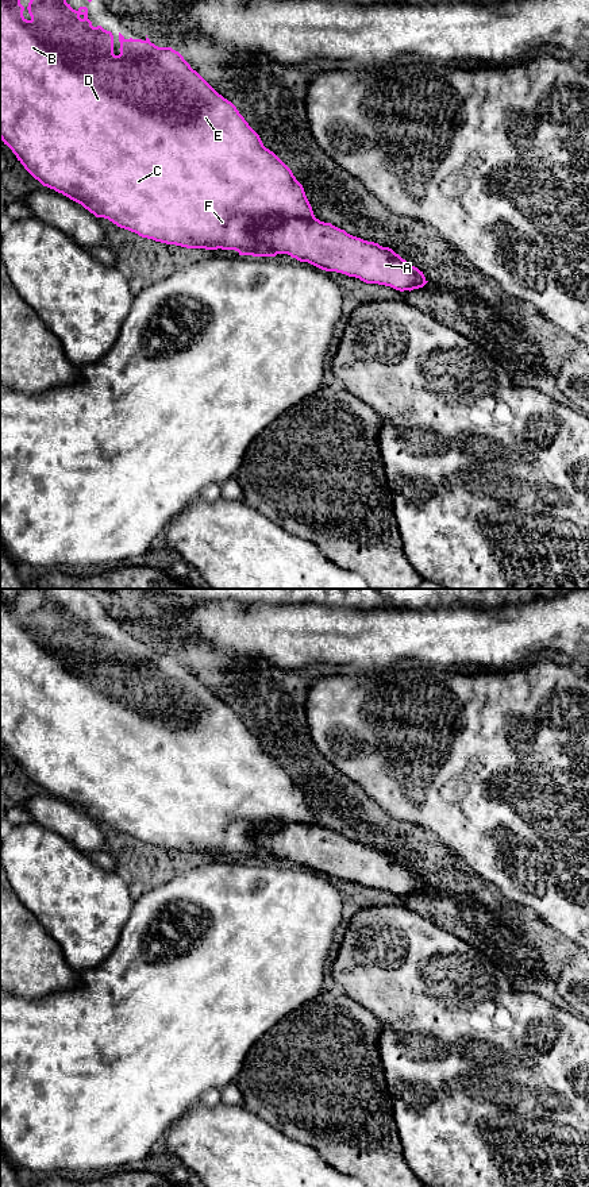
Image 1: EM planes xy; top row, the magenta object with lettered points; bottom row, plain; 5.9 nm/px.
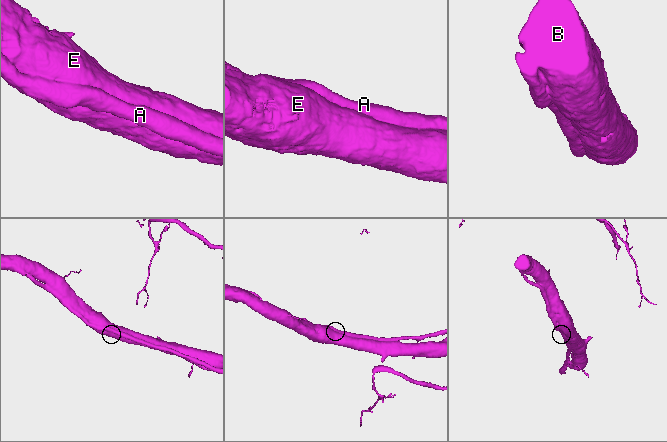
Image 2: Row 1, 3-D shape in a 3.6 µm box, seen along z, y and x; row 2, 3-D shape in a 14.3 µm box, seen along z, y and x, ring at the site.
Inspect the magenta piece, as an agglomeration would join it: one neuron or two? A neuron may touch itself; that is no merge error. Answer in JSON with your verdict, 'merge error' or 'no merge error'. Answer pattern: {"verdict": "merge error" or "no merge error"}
{"verdict": "no merge error"}

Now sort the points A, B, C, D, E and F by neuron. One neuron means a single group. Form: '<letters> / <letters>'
A B C D E F

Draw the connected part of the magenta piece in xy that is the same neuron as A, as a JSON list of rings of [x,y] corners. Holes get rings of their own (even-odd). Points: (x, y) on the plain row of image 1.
[[[0,589],[0,744],[12,755],[24,774],[43,791],[54,794],[81,809],[96,822],[108,824],[120,833],[166,849],[186,853],[235,855],[239,860],[253,862],[288,859],[300,867],[308,867],[322,875],[342,878],[359,883],[366,889],[385,890],[400,897],[411,897],[423,893],[428,887],[423,876],[408,868],[392,853],[353,841],[331,828],[316,824],[304,793],[296,785],[292,775],[273,756],[263,751],[259,740],[249,731],[236,712],[193,675],[178,656],[172,652],[158,652],[149,643],[145,645],[126,644],[119,637],[120,659],[115,660],[112,637],[101,631],[93,632],[88,624],[88,613],[80,612],[77,616],[73,614],[66,608],[72,604],[92,606],[92,601],[86,598],[85,589]],[[24,598],[32,600],[27,612],[31,621],[30,625],[23,621],[26,613],[20,609]]]

